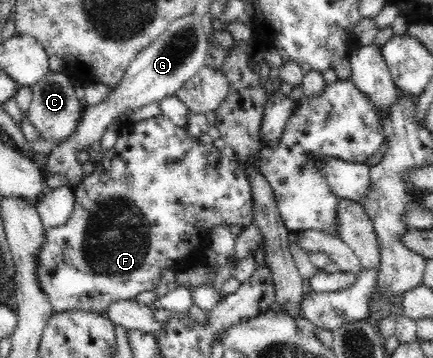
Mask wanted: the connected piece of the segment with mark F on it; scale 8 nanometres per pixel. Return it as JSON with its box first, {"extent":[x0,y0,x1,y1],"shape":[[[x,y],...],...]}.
{"extent":[35,116,254,316],"shape":[[[154,116],[140,121],[125,121],[120,126],[119,136],[115,145],[109,150],[105,150],[100,160],[95,162],[93,172],[89,176],[85,176],[74,189],[75,202],[74,211],[71,217],[67,219],[67,223],[57,225],[57,227],[47,227],[45,229],[45,243],[39,247],[39,255],[35,259],[35,278],[39,280],[39,286],[43,290],[43,294],[47,296],[47,301],[53,307],[53,313],[62,314],[64,311],[94,311],[101,312],[106,316],[106,309],[110,303],[115,300],[135,300],[135,297],[143,291],[153,291],[159,281],[161,281],[161,271],[163,269],[183,270],[189,267],[192,257],[191,251],[201,251],[205,237],[208,237],[213,227],[219,225],[240,225],[243,228],[253,223],[254,202],[251,191],[251,182],[245,168],[240,165],[239,161],[230,159],[221,152],[221,148],[212,144],[201,143],[199,138],[191,136],[188,131],[175,125],[167,116]]]}

